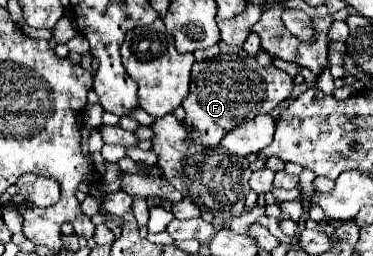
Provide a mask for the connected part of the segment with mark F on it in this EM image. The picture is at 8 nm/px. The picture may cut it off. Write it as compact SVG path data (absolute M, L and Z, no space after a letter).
M218 54L216 58L196 62L192 66L190 94L182 102L186 110L188 140L202 146L220 144L222 136L238 124L252 120L258 114L266 114L284 102L292 92L292 76L276 66L260 66L254 56L248 54Z

